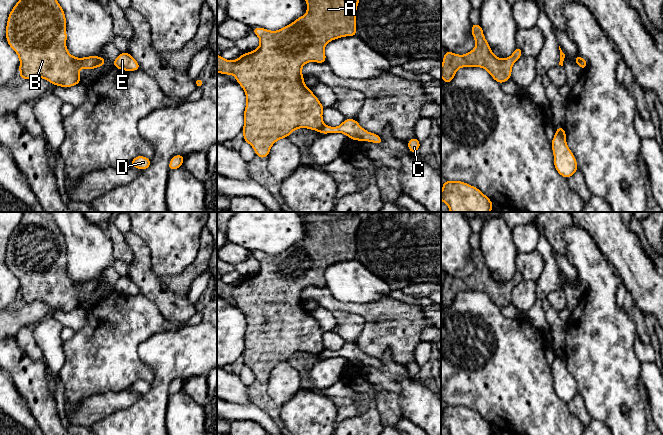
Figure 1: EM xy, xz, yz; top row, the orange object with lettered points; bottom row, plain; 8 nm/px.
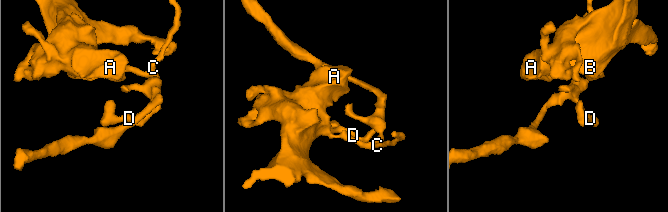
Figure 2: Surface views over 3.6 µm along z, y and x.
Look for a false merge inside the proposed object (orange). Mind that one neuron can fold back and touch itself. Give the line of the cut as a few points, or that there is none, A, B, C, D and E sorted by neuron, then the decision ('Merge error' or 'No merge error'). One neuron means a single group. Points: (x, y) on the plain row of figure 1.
Split along xy (99, 281), (96, 290). Groups: A B / C D E. Merge error

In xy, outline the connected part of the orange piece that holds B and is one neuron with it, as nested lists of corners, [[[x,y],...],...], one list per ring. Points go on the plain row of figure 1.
[[[50,212],[22,213],[21,222],[10,236],[6,250],[7,266],[20,284],[20,303],[39,301],[65,312],[79,308],[79,294],[94,294],[99,280],[77,282],[68,276],[65,237]]]

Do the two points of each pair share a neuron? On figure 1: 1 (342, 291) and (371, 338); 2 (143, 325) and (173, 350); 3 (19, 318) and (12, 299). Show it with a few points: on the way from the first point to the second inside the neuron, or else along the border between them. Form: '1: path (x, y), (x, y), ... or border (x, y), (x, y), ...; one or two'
1: border (330, 291), (344, 302), (373, 301); two
2: border (176, 329), (154, 333), (139, 345), (137, 351); two
3: border (20, 303), (10, 308); two

